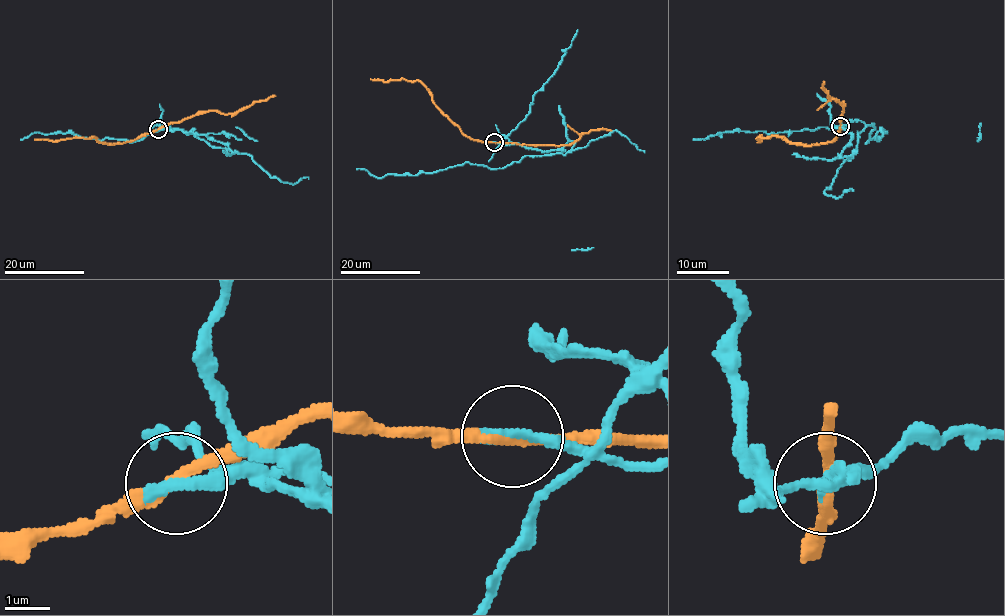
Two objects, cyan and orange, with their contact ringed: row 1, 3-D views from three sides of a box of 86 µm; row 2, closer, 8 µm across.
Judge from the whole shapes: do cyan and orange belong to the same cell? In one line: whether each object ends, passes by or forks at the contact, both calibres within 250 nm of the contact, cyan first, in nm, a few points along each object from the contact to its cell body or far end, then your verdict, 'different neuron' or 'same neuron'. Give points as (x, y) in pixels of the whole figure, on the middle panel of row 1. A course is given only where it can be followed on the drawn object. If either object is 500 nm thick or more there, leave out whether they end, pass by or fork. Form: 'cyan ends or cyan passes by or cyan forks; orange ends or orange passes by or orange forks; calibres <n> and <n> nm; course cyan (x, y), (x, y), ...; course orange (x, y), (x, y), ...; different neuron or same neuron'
cyan ends; orange passes by; calibres 360 and 200 nm; course cyan (494, 142), (573, 146), (501, 168), (469, 162), (381, 177), (356, 169); course orange (494, 142), (473, 140), (465, 135), (440, 110), (419, 81), (370, 78); different neuron

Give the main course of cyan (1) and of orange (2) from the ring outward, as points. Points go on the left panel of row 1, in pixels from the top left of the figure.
1: (158, 129), (204, 134), (237, 153), (211, 147), (181, 129), (153, 131), (133, 142), (34, 132), (20, 140)
2: (158, 129), (129, 141), (104, 144), (94, 137), (34, 139)

